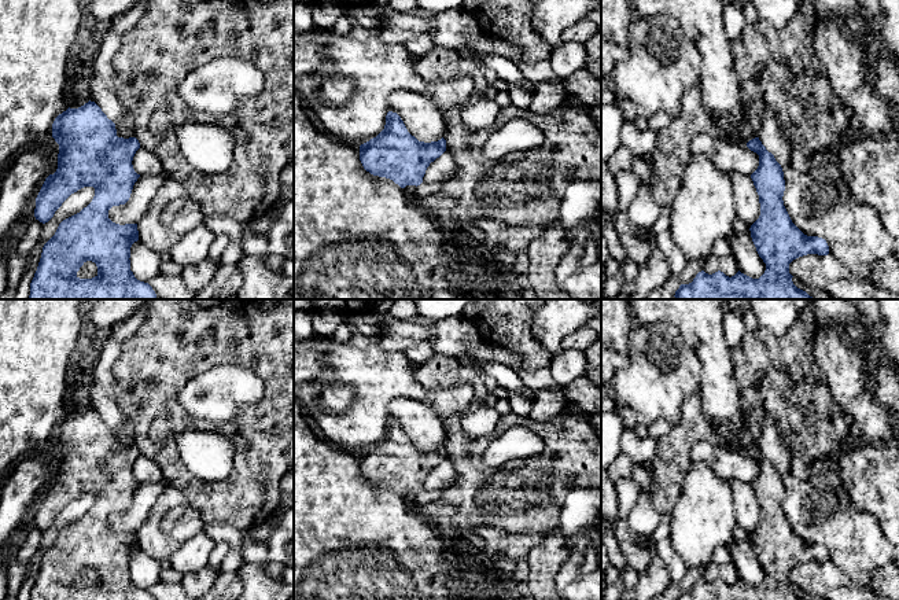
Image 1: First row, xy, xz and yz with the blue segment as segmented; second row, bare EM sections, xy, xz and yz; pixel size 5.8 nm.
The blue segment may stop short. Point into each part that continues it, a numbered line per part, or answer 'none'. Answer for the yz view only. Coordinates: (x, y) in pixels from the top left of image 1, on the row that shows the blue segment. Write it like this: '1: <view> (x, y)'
none

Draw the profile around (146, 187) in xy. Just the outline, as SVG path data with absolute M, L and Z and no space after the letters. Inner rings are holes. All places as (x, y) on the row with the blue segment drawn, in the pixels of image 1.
M166 172L156 176L140 176L133 185L129 200L125 205L113 206L108 218L119 225L139 224L159 187L169 178Z

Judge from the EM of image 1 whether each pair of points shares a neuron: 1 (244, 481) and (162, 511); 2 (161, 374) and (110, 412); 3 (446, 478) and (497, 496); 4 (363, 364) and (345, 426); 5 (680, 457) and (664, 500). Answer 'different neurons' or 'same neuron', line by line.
1: different neurons
2: different neurons
3: different neurons
4: same neuron
5: same neuron

